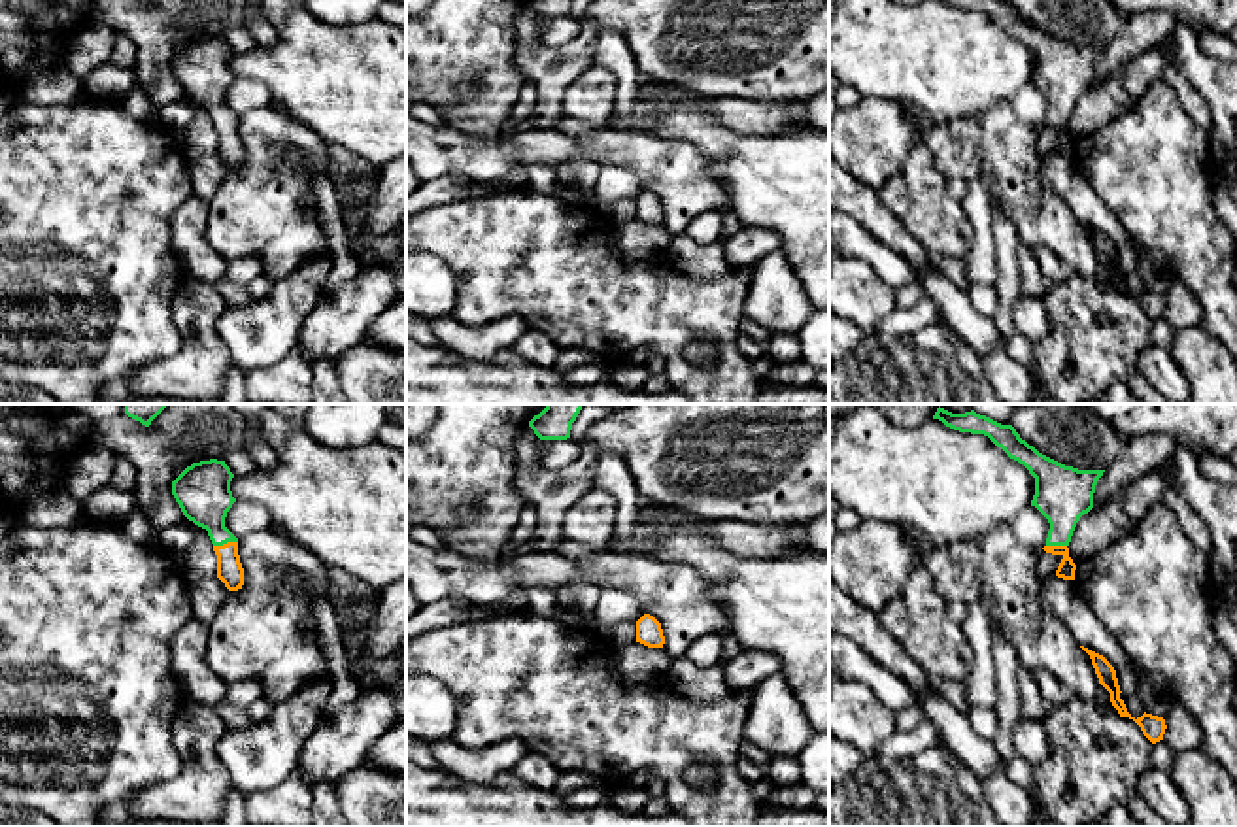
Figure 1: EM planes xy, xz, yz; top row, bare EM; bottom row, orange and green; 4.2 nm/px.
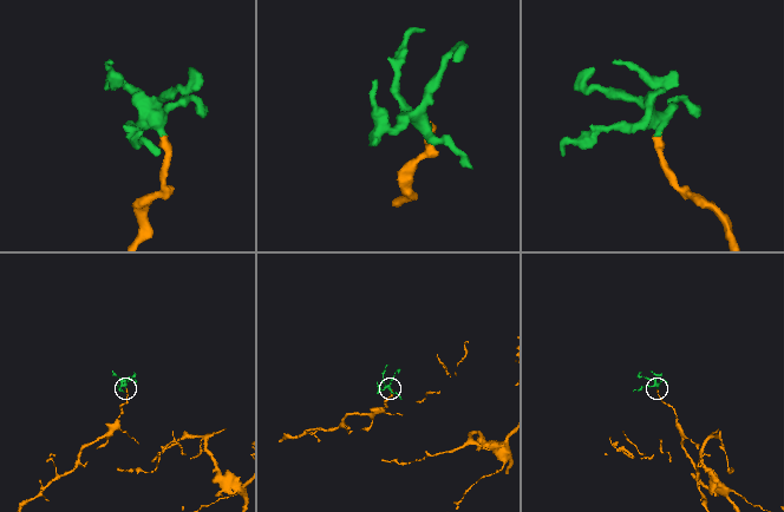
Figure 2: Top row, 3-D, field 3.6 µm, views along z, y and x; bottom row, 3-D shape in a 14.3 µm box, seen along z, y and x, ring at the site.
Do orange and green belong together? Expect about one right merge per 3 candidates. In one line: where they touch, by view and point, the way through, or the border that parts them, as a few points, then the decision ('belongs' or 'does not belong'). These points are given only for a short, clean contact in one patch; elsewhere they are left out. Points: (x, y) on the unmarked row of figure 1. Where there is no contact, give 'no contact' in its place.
contact xy (227, 119); way xy (229, 146), (227, 119), (216, 106), (203, 67); belongs

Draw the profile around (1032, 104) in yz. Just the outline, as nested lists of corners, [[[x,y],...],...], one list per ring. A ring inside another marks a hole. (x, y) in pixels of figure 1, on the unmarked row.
[[[1035,83],[1025,85],[1010,104],[1025,125],[1042,128],[1046,123],[1050,100]]]

